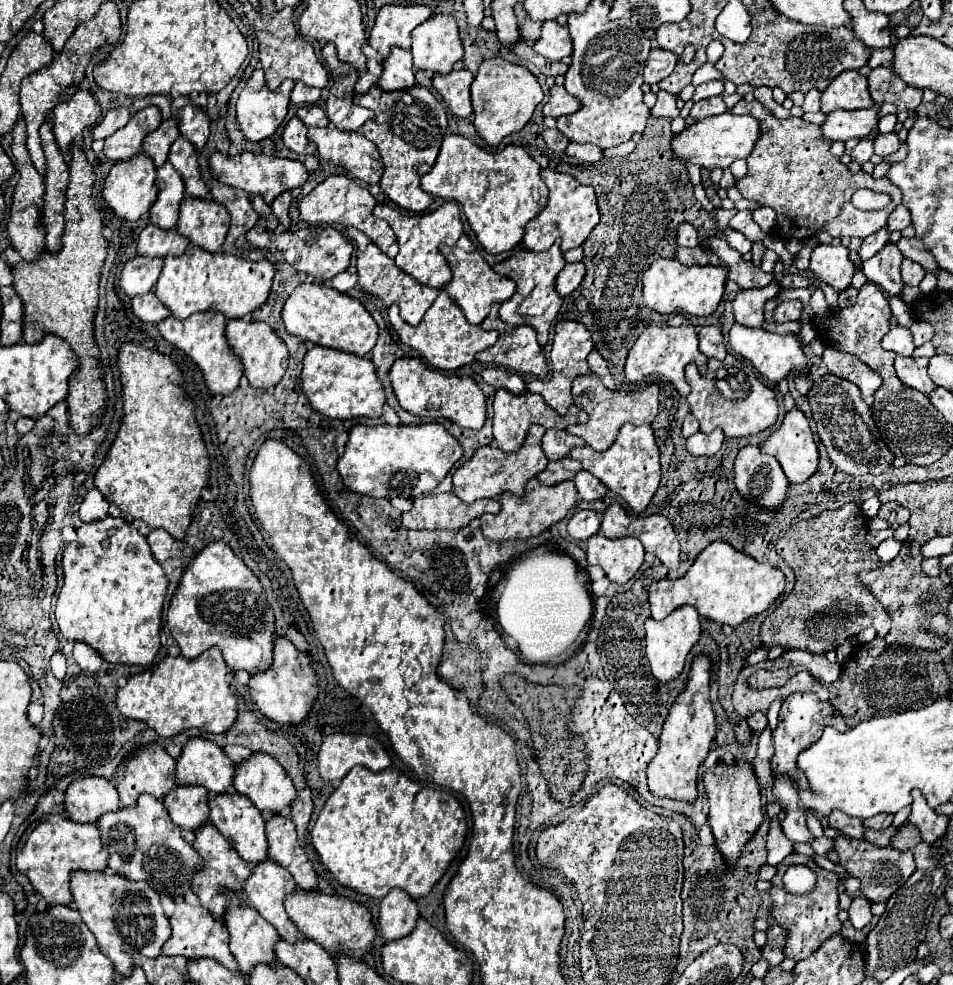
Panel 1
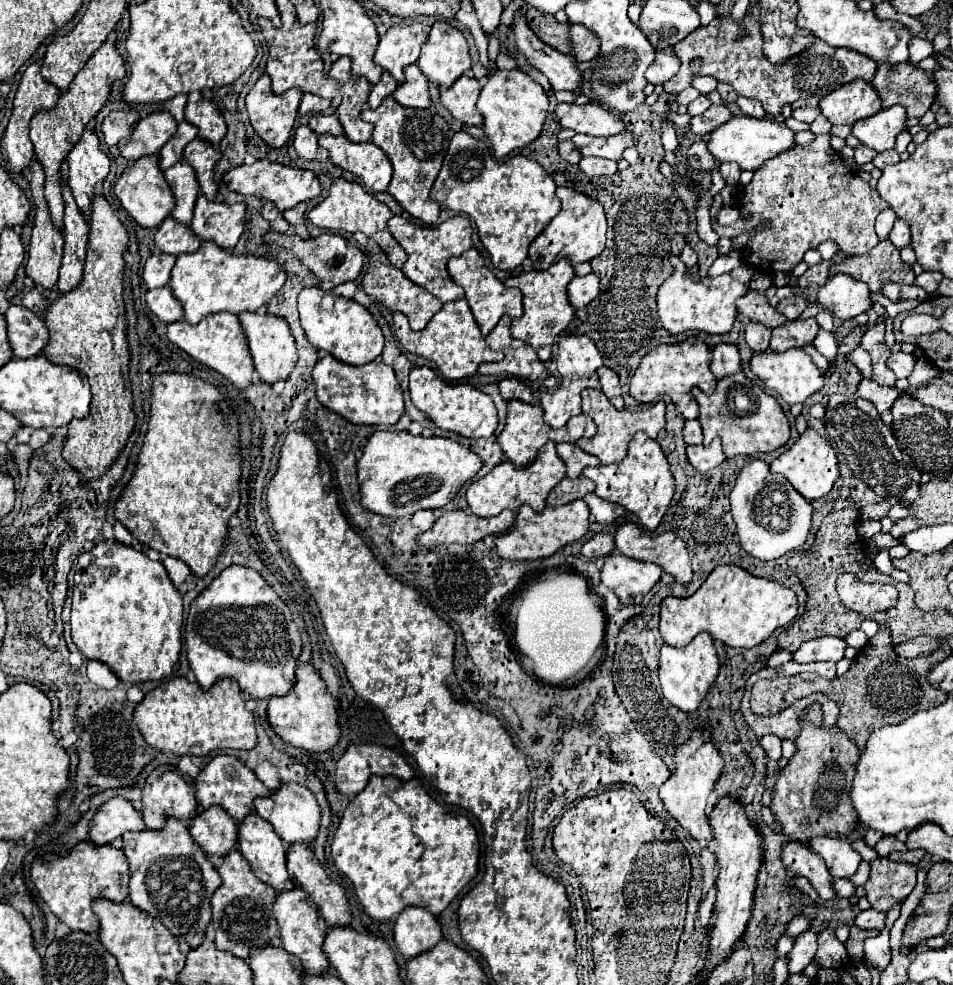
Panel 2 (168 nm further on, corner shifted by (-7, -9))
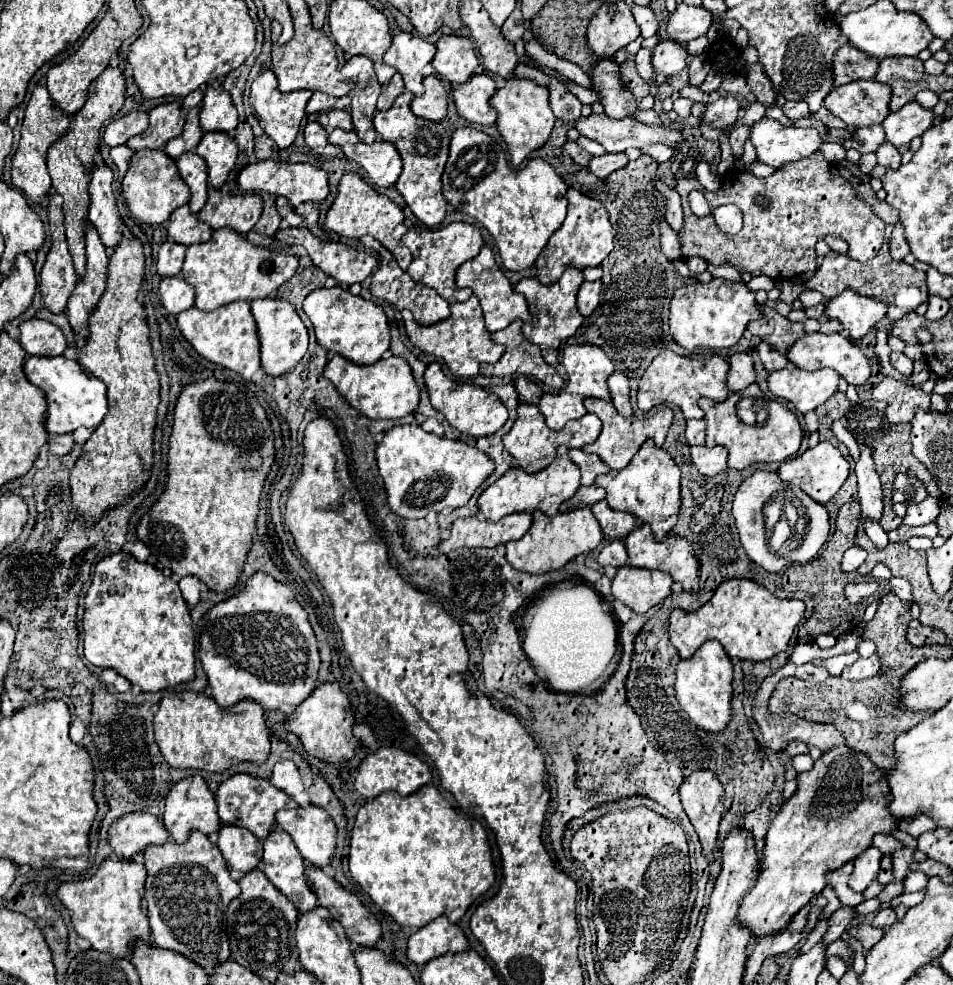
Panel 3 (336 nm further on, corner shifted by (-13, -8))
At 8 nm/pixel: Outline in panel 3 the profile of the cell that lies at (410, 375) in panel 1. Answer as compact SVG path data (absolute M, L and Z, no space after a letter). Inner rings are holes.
M432 362L426 372L424 372L424 384L426 384L426 390L428 390L428 396L430 396L430 404L442 412L446 416L446 420L456 428L460 430L462 434L468 434L468 436L488 436L488 434L494 434L496 430L500 430L508 418L508 410L506 406L500 402L500 398L480 386L474 386L474 384L464 384L464 382L456 382L456 380L450 380L442 366L438 362Z

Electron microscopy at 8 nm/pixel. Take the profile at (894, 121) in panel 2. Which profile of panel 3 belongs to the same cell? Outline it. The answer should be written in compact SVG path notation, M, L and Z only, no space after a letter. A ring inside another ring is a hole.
M908 102L898 112L890 112L882 122L886 140L896 148L910 144L912 138L922 136L932 126L934 118L936 114L932 110L924 110L918 102Z

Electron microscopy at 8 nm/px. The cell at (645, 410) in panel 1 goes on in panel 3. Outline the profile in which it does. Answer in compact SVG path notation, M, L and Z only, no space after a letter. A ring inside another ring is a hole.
M586 398L584 400L584 406L588 412L594 412L600 420L602 420L602 432L598 436L598 440L590 446L582 446L584 452L592 452L592 454L598 454L612 470L620 470L620 468L626 468L628 462L632 460L632 456L638 452L638 448L642 446L642 442L646 438L654 438L656 446L662 446L666 434L668 434L668 426L672 424L672 410L670 408L660 408L652 418L624 418L620 416L612 402L610 400L602 400L602 398Z

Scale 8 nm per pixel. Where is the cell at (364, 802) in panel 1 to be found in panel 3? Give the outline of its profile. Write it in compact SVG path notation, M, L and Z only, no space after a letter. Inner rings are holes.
M430 786L410 796L388 790L366 802L352 828L348 862L352 878L386 914L402 926L418 928L408 938L406 952L418 966L440 954L468 948L462 930L452 923L464 916L466 908L496 878L484 828L476 820L464 822L458 812L446 806L440 792L430 790Z

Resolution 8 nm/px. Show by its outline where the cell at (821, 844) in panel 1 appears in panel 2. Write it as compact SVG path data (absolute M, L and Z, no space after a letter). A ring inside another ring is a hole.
M862 861L860 867L858 867L858 871L856 871L856 875L854 875L854 879L852 879L852 883L854 883L856 887L862 887L862 885L868 881L868 877L870 877L870 863Z

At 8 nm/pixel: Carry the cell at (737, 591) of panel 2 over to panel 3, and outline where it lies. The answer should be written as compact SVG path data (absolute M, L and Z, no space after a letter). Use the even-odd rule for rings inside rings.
M732 578L722 582L716 588L716 594L698 610L672 610L668 634L680 658L692 656L702 642L716 638L732 658L768 660L788 648L788 640L794 634L794 628L800 624L802 616L802 600L784 600L768 592L758 582L748 582L748 578Z

